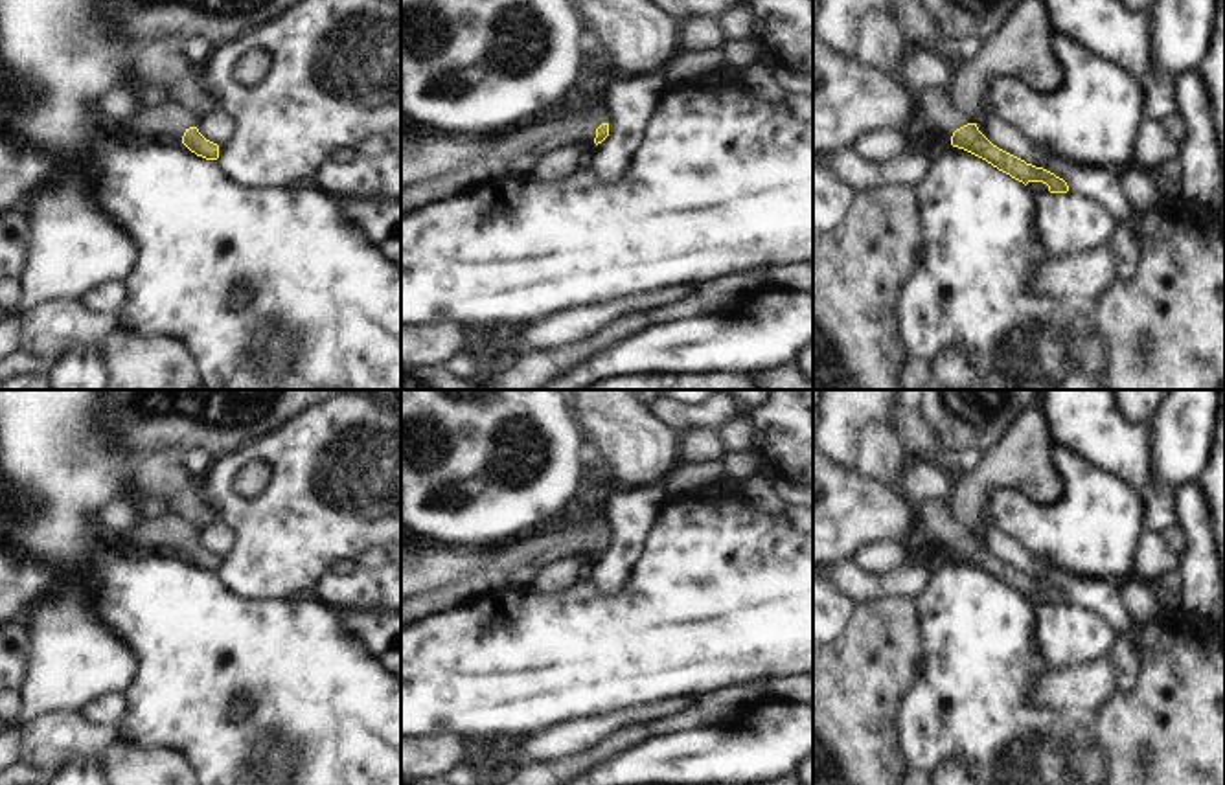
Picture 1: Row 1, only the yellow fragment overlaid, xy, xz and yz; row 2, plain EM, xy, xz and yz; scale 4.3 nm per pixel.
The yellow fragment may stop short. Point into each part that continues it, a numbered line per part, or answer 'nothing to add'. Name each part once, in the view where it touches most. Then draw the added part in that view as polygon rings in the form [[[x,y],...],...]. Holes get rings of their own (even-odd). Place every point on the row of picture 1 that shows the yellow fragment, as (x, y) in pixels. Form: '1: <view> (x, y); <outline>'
1: xy (168, 120); [[[167,97],[158,105],[142,108],[121,123],[107,123],[103,127],[103,140],[164,140],[182,143],[182,136],[189,127],[197,127],[200,116],[189,112],[175,99]]]

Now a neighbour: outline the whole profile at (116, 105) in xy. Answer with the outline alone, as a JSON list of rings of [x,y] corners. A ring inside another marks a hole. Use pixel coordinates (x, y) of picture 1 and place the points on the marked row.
[[[127,83],[109,90],[99,101],[99,116],[105,123],[121,123],[138,112],[138,99]]]

